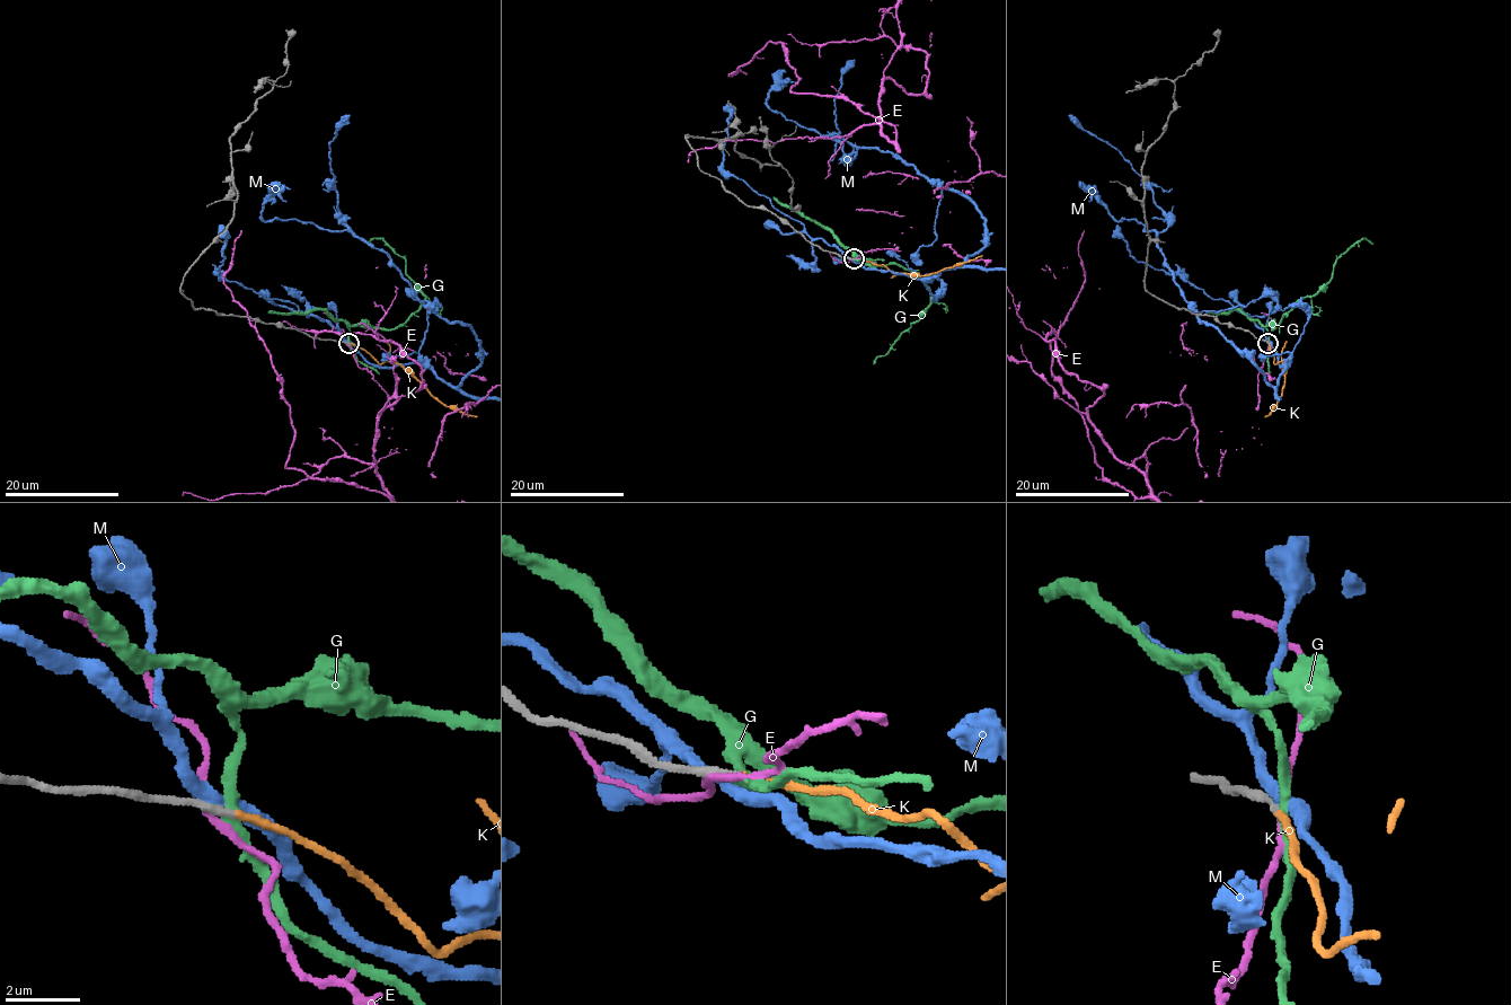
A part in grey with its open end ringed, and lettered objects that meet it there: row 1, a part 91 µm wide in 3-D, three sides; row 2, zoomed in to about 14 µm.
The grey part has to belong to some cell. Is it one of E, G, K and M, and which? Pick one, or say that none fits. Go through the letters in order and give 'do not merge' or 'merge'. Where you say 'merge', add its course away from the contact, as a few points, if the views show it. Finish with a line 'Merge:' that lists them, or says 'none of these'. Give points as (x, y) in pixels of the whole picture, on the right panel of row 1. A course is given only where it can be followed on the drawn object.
E: do not merge
G: do not merge
K: merge; it runs (1269, 343), (1275, 363), (1282, 362), (1284, 388), (1275, 406), (1264, 416)
M: do not merge
Merge: K

